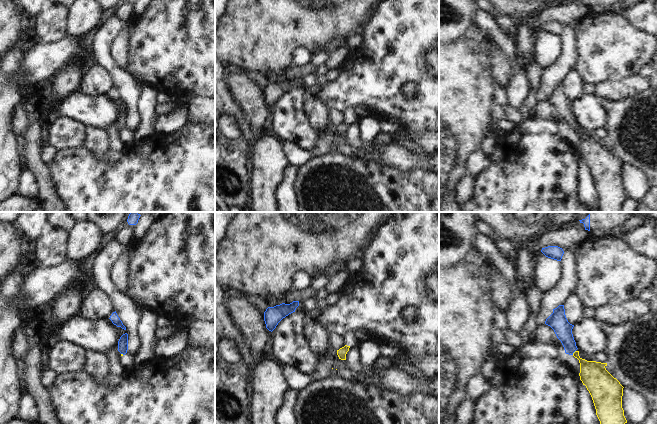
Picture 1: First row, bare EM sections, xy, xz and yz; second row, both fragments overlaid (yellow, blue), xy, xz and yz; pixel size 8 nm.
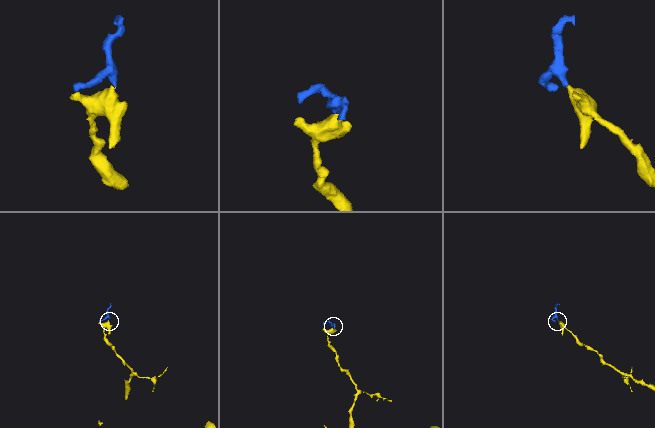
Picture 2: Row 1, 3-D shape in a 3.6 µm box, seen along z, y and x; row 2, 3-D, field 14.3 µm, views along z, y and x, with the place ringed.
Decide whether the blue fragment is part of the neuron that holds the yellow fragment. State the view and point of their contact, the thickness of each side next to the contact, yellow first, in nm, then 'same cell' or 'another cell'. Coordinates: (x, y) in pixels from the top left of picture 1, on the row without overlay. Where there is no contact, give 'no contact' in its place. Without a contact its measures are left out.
yz (574, 128) | 220/140 nm | same cell

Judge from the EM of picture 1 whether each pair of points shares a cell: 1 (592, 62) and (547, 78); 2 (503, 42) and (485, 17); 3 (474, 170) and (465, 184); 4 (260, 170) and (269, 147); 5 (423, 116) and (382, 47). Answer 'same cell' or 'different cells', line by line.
1: different cells
2: same cell
3: different cells
4: same cell
5: same cell

